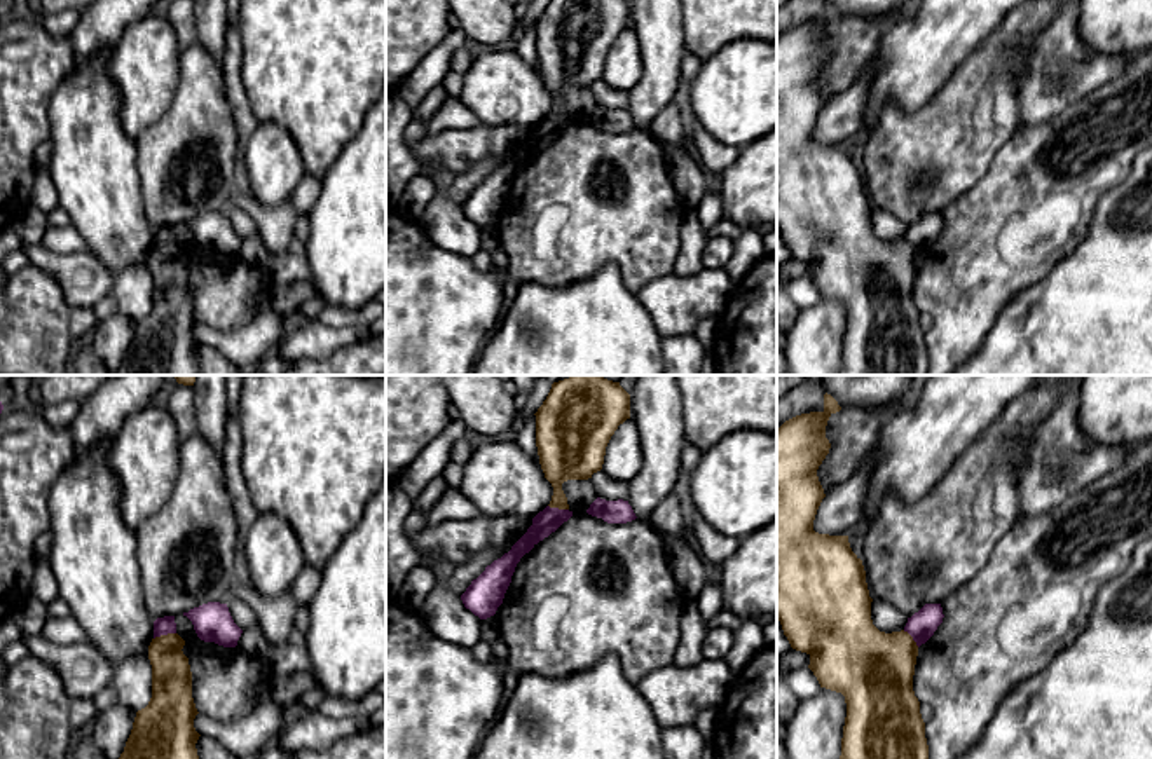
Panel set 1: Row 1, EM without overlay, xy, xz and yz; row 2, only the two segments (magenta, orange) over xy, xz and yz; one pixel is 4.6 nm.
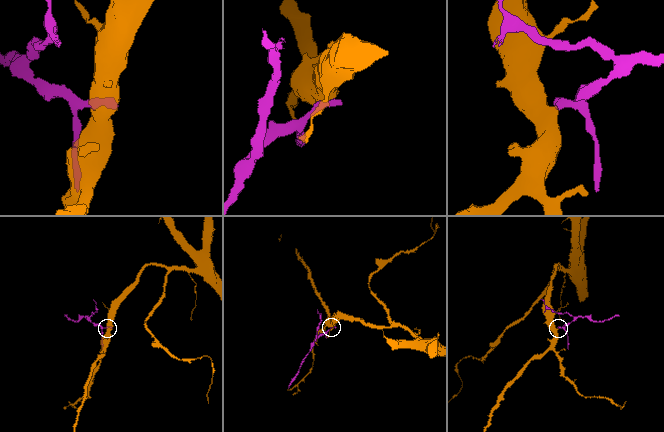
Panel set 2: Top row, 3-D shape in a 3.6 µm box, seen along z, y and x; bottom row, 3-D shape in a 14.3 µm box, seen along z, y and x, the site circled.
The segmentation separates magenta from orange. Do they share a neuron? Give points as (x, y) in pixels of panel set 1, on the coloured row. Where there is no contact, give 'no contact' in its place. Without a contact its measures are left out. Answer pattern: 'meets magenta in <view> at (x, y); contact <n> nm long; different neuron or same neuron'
meets magenta in xy at (164, 634); contact 110 nm long; different neuron

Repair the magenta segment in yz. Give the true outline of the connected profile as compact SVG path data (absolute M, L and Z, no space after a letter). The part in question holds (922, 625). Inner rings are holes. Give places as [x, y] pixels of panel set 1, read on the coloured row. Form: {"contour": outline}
{"contour": "M925 604L918 612L908 618L904 632L908 632L920 647L934 635L943 618L941 604Z"}

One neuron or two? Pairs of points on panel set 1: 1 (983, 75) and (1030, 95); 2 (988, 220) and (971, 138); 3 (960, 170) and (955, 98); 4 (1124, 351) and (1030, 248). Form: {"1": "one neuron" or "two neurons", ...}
{"1": "two neurons", "2": "two neurons", "3": "one neuron", "4": "two neurons"}

